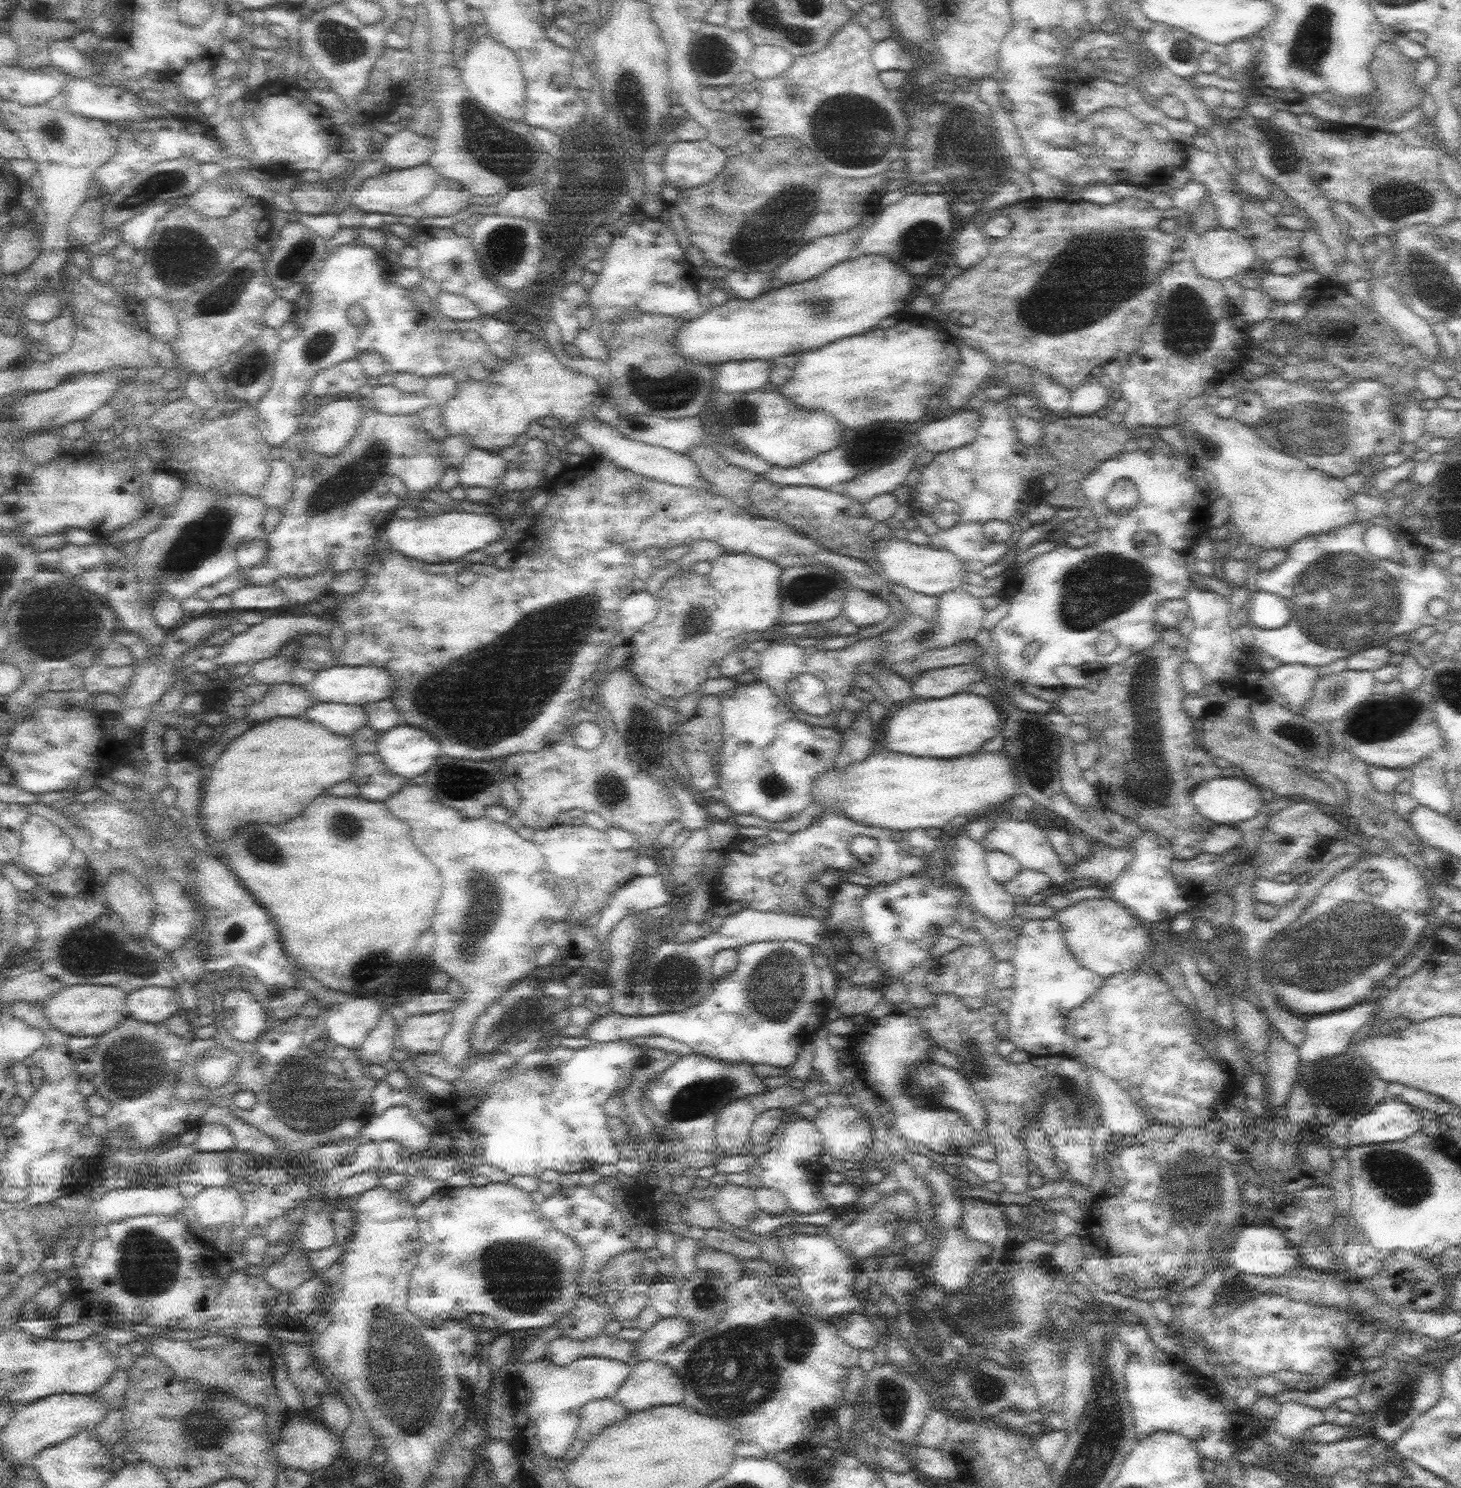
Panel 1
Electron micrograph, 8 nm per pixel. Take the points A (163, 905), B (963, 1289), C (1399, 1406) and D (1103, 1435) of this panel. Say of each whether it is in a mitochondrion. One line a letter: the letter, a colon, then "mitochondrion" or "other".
A: other
B: other
C: mitochondrion
D: mitochondrion

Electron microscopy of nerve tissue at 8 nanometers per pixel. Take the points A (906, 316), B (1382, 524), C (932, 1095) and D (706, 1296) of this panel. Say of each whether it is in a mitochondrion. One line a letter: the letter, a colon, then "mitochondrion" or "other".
A: other
B: other
C: mitochondrion
D: mitochondrion

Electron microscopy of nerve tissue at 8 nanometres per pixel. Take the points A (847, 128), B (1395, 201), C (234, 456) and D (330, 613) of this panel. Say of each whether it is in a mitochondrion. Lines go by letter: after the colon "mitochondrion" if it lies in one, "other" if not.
A: mitochondrion
B: mitochondrion
C: other
D: other

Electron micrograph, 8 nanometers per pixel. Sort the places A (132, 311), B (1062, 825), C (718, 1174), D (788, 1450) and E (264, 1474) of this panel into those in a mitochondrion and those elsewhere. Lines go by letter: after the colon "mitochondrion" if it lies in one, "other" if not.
A: other
B: other
C: other
D: other
E: other

